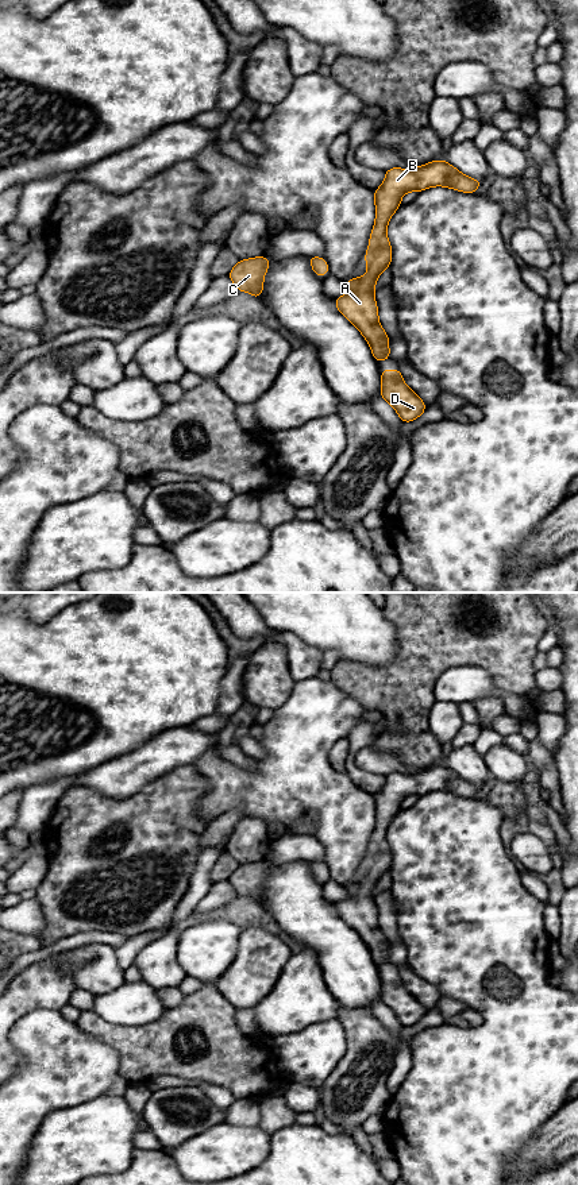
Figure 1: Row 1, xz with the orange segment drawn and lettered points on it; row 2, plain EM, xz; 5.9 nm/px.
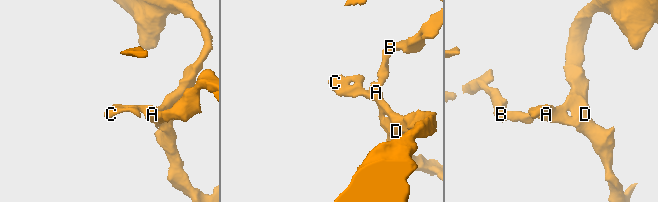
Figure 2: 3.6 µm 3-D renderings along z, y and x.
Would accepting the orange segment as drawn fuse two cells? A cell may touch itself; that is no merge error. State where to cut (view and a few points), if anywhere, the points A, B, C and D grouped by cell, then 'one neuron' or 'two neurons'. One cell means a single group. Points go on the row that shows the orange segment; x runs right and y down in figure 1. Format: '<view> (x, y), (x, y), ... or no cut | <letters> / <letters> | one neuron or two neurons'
no cut | A B C D | one neuron

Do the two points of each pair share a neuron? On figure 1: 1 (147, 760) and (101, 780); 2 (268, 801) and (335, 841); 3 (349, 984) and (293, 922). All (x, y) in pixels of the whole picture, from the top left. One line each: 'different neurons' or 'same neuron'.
1: same neuron
2: same neuron
3: same neuron

